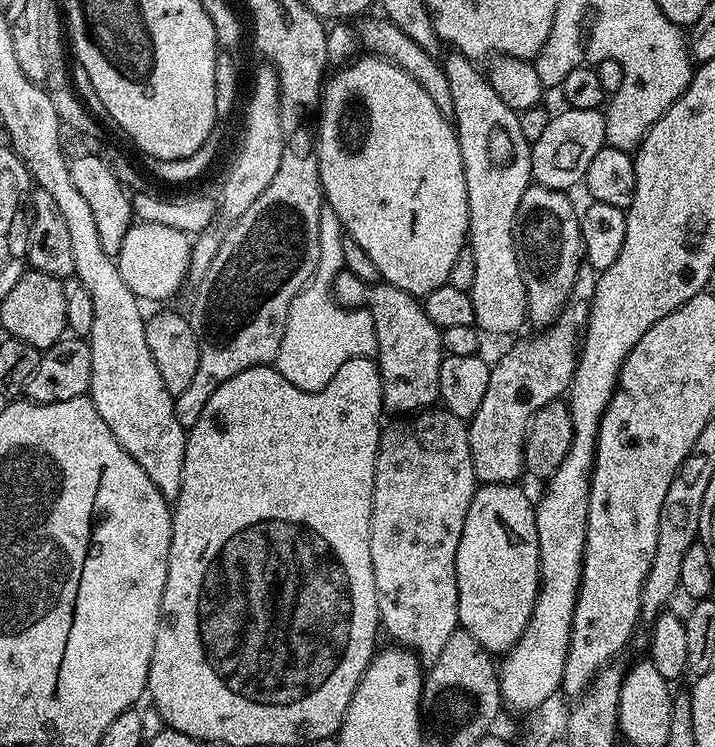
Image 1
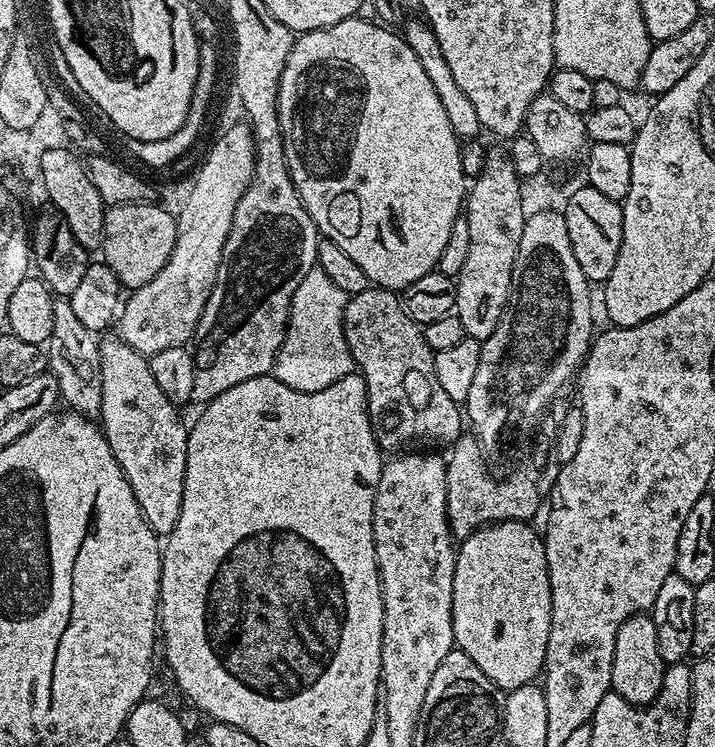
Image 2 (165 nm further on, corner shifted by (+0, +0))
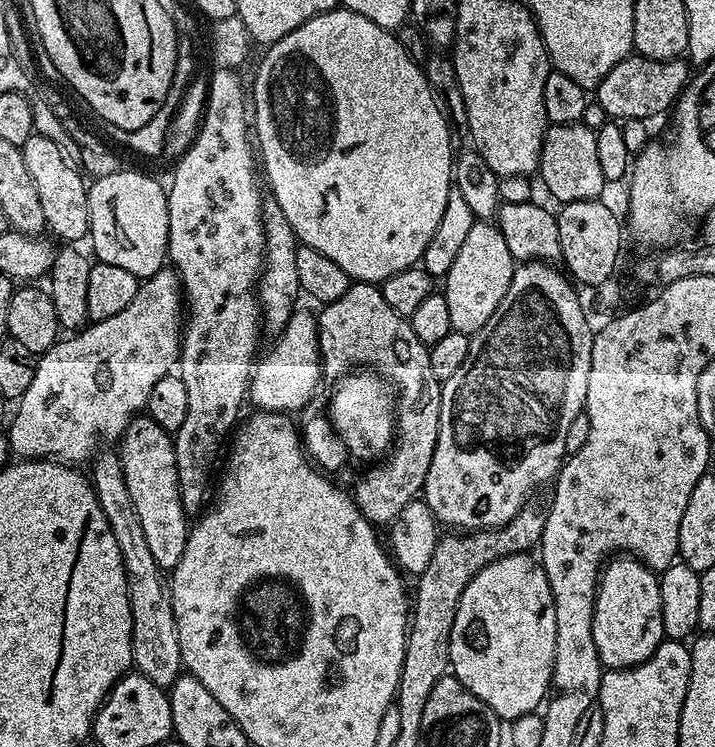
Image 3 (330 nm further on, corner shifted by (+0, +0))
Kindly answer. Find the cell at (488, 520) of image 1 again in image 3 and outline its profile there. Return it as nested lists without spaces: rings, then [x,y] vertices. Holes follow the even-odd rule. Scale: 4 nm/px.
[[[527,552],[510,554],[478,570],[478,574],[470,578],[466,590],[462,590],[454,626],[450,630],[450,672],[466,686],[466,690],[470,690],[470,694],[474,694],[474,698],[486,702],[501,721],[513,722],[522,715],[535,713],[545,703],[552,683],[555,641],[554,594],[546,570],[535,555]]]

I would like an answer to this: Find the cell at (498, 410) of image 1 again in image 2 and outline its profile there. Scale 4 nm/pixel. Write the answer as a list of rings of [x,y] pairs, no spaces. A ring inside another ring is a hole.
[[[564,398],[557,399],[549,407],[538,425],[538,435],[534,440],[536,460],[530,461],[525,468],[518,469],[513,476],[508,476],[505,480],[495,480],[488,473],[488,468],[484,465],[486,453],[475,436],[461,435],[459,440],[450,445],[449,452],[452,453],[447,453],[444,469],[446,470],[446,514],[453,537],[469,536],[479,528],[484,528],[488,524],[497,524],[503,520],[528,522],[533,519],[531,516],[539,510],[543,500],[545,503],[553,484],[556,483],[558,461],[554,455],[554,445],[560,423],[562,418],[566,418],[569,407],[569,401],[564,401]]]

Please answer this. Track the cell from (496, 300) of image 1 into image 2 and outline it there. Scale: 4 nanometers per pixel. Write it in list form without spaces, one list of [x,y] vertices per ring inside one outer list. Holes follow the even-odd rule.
[[[503,151],[492,152],[484,160],[476,181],[471,181],[466,192],[466,215],[470,226],[470,251],[466,253],[466,262],[462,265],[456,281],[456,311],[454,315],[462,322],[465,336],[473,336],[478,341],[490,338],[494,326],[502,318],[508,304],[510,282],[514,270],[514,258],[518,254],[518,242],[522,242],[522,230],[526,217],[522,212],[521,195],[519,194],[522,177],[516,173],[510,158]]]

